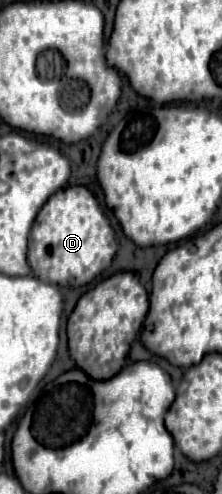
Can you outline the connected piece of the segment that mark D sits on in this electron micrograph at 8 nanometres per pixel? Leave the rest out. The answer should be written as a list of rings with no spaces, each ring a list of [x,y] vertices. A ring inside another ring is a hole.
[[[70,185],[56,191],[38,211],[32,235],[28,243],[32,273],[40,281],[56,283],[60,287],[82,287],[90,283],[112,263],[118,249],[110,221],[98,207],[96,197],[82,185]]]

